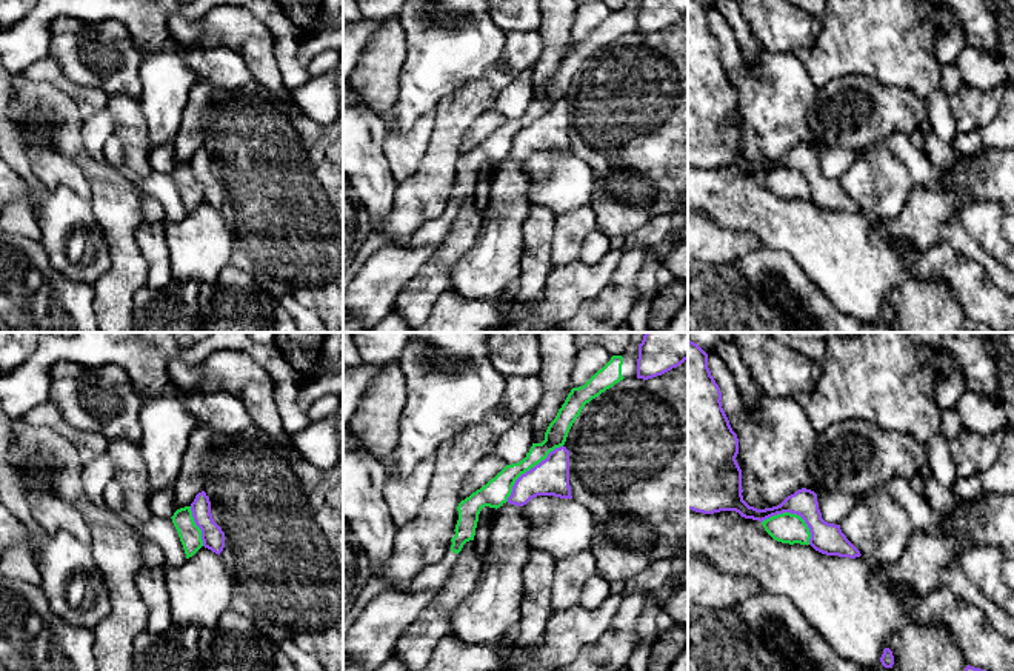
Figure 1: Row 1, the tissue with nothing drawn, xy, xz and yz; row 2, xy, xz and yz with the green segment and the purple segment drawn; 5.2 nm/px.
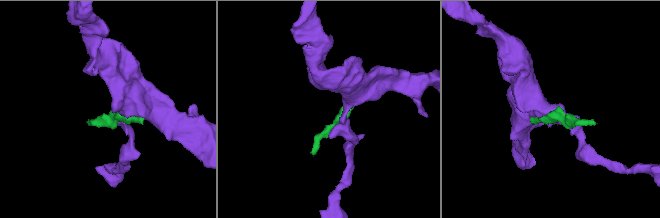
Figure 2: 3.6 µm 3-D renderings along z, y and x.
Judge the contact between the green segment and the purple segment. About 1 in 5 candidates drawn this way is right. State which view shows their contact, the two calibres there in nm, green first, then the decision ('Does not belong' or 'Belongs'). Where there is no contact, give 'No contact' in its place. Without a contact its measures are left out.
Touches green in xz. Thickness 140 nm (green) against 190 nm. Does not belong

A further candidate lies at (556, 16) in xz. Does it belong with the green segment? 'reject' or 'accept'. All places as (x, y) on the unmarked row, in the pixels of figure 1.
reject

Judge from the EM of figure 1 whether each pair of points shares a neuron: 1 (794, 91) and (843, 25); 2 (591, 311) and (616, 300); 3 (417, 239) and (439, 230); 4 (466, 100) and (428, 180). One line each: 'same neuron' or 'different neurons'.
1: different neurons
2: same neuron
3: same neuron
4: same neuron

